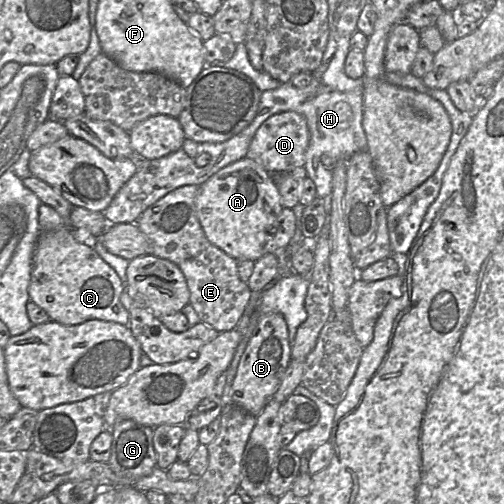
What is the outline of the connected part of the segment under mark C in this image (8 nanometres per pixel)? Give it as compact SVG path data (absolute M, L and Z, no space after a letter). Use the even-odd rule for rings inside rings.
M39 205L38 221L41 235L33 256L30 301L63 325L78 325L97 319L129 326L129 313L121 302L125 284L115 270L92 248L92 242L79 243L58 212L51 206Z

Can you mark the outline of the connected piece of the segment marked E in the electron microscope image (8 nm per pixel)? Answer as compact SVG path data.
M187 185L171 191L148 207L135 224L150 241L149 255L167 259L181 269L190 291L189 303L195 309L201 322L222 333L236 328L249 303L251 290L248 283L243 282L238 276L238 261L213 245L205 236L195 208L198 190L198 185Z

